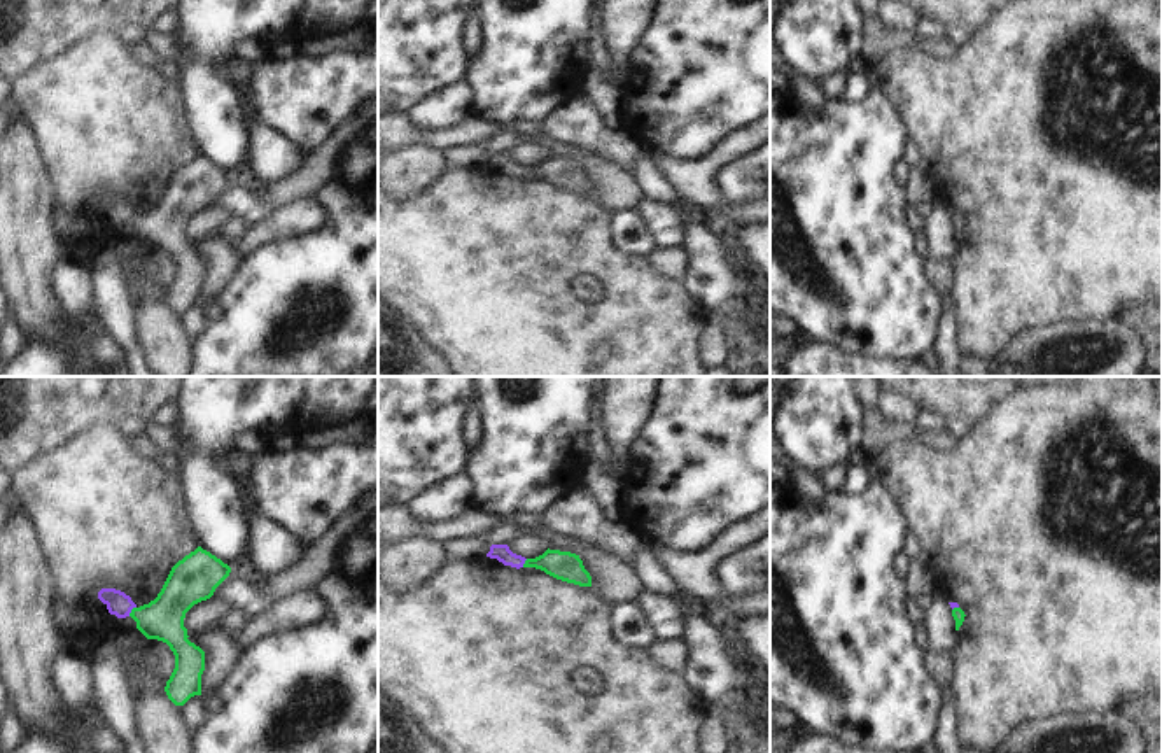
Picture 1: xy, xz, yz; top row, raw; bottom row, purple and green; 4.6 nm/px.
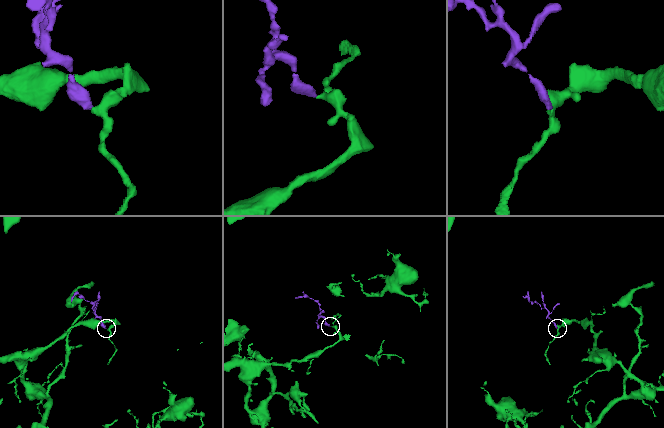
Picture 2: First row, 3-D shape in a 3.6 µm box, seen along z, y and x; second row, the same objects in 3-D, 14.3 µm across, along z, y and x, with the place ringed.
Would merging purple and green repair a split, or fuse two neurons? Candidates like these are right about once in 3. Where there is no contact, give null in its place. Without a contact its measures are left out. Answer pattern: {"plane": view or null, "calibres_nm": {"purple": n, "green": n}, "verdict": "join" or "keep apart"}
{"plane": "xy", "calibres_nm": {"purple": 110, "green": 190}, "verdict": "join"}

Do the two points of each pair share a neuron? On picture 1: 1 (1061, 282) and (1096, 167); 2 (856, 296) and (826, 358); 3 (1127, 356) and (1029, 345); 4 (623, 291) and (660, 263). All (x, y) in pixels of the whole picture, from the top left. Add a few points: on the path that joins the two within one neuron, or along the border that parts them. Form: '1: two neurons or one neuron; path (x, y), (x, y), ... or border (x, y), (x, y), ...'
1: one neuron; path (1061, 254), (1061, 225), (1078, 195)
2: two neurons; border (811, 338), (868, 358)
3: one neuron; path (1105, 338), (1096, 345), (1054, 342)
4: two neurons; border (644, 258), (655, 270), (676, 282)

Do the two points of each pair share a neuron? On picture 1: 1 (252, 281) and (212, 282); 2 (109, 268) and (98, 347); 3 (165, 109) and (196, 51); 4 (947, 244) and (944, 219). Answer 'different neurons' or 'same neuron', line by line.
1: different neurons
2: different neurons
3: different neurons
4: same neuron

